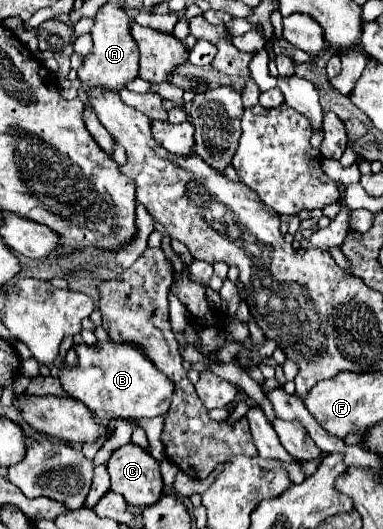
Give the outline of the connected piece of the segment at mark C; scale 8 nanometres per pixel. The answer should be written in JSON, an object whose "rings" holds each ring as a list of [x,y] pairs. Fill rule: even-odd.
{"rings":[[[132,442],[110,456],[108,474],[112,490],[122,494],[130,506],[152,506],[164,490],[160,464]]]}

